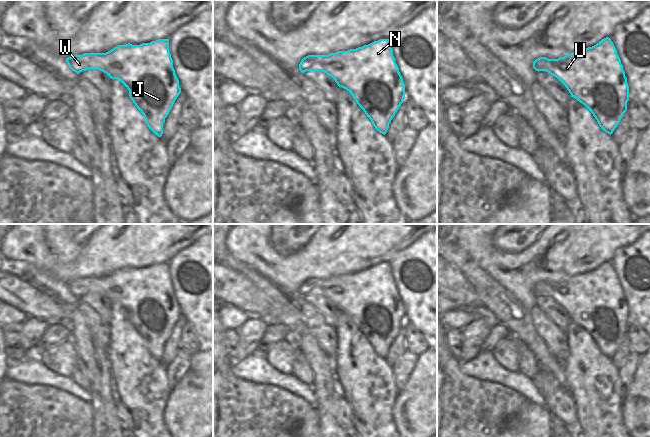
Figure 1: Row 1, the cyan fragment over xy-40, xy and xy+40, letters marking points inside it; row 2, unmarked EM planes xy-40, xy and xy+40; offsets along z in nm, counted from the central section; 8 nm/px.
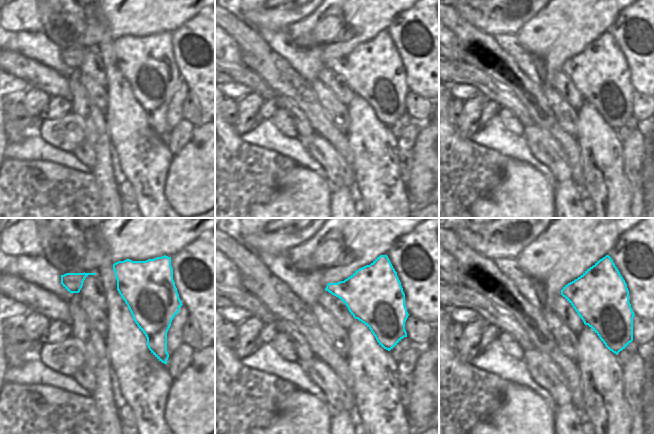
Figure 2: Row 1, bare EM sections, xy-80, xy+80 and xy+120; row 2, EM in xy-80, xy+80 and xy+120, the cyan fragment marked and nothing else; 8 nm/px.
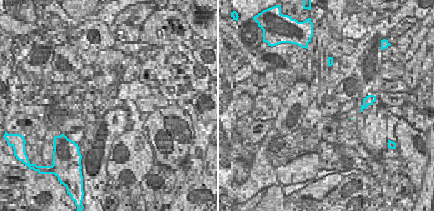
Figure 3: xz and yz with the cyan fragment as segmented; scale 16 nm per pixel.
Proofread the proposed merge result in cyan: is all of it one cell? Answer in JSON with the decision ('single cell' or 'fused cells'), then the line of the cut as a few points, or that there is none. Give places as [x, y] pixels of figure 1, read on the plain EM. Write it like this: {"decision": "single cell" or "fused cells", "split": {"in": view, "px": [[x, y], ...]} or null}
{"decision": "single cell", "split": null}

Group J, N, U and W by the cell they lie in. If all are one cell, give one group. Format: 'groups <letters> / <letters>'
groups J N U W

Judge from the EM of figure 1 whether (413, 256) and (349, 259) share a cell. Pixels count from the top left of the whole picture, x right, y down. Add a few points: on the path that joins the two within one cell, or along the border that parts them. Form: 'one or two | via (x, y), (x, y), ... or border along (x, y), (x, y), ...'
two | border along (411, 243), (399, 250), (388, 262)

